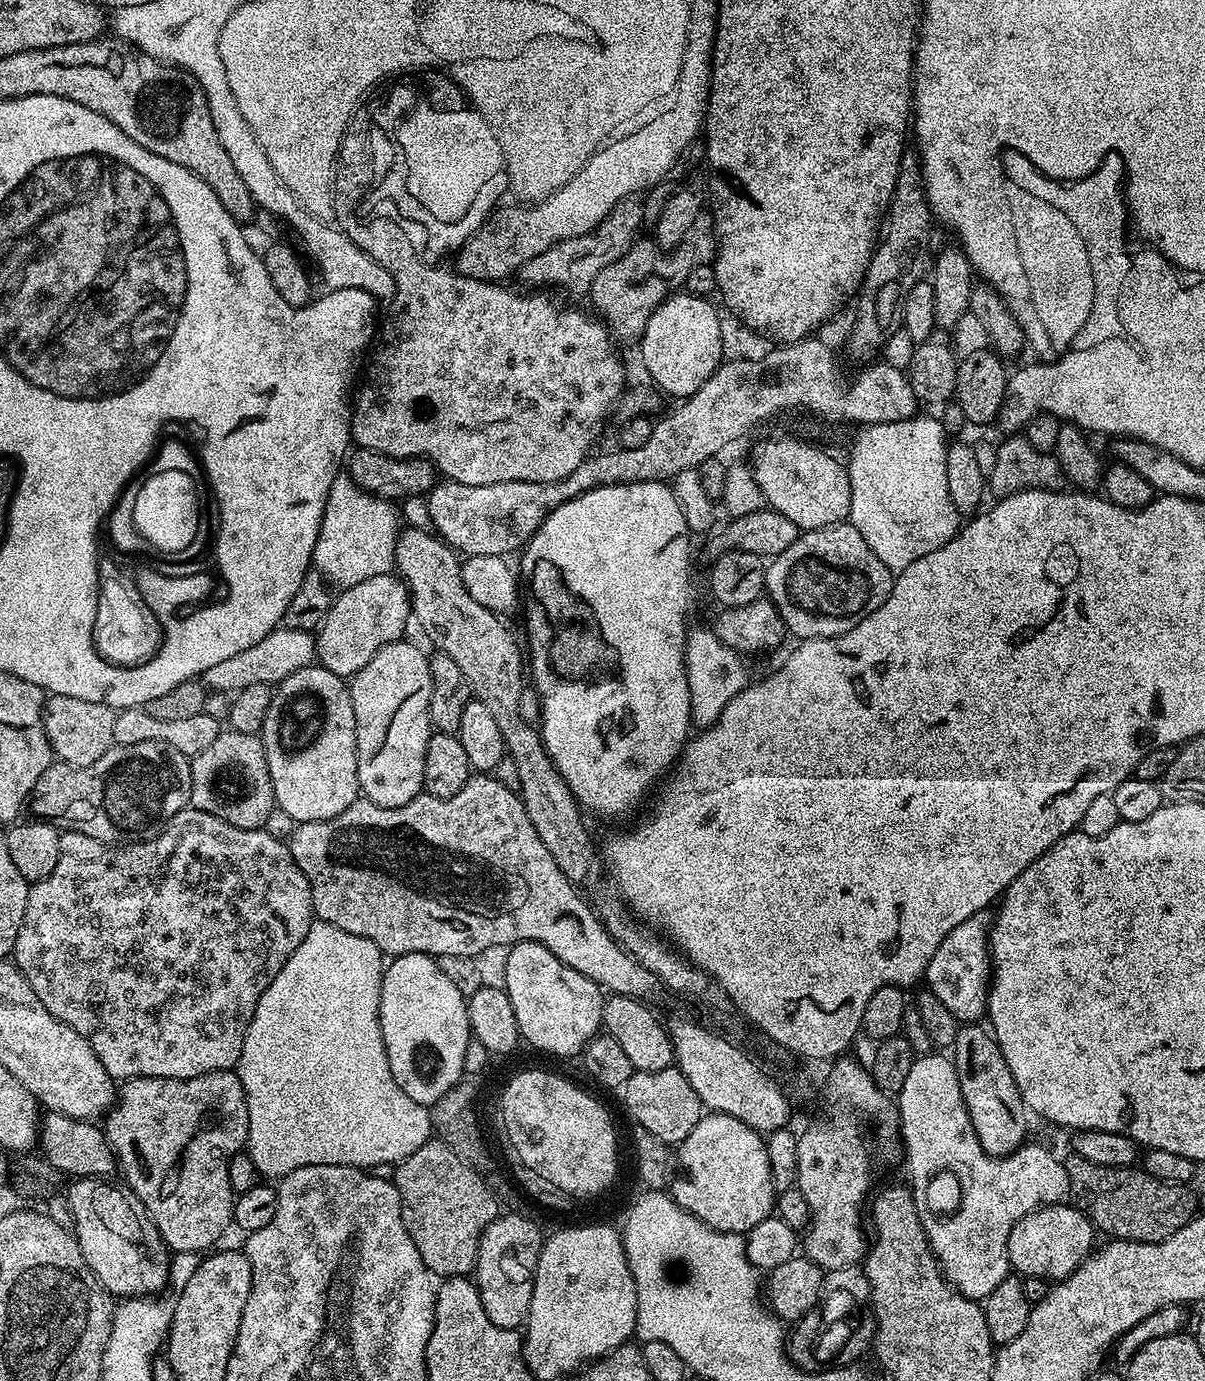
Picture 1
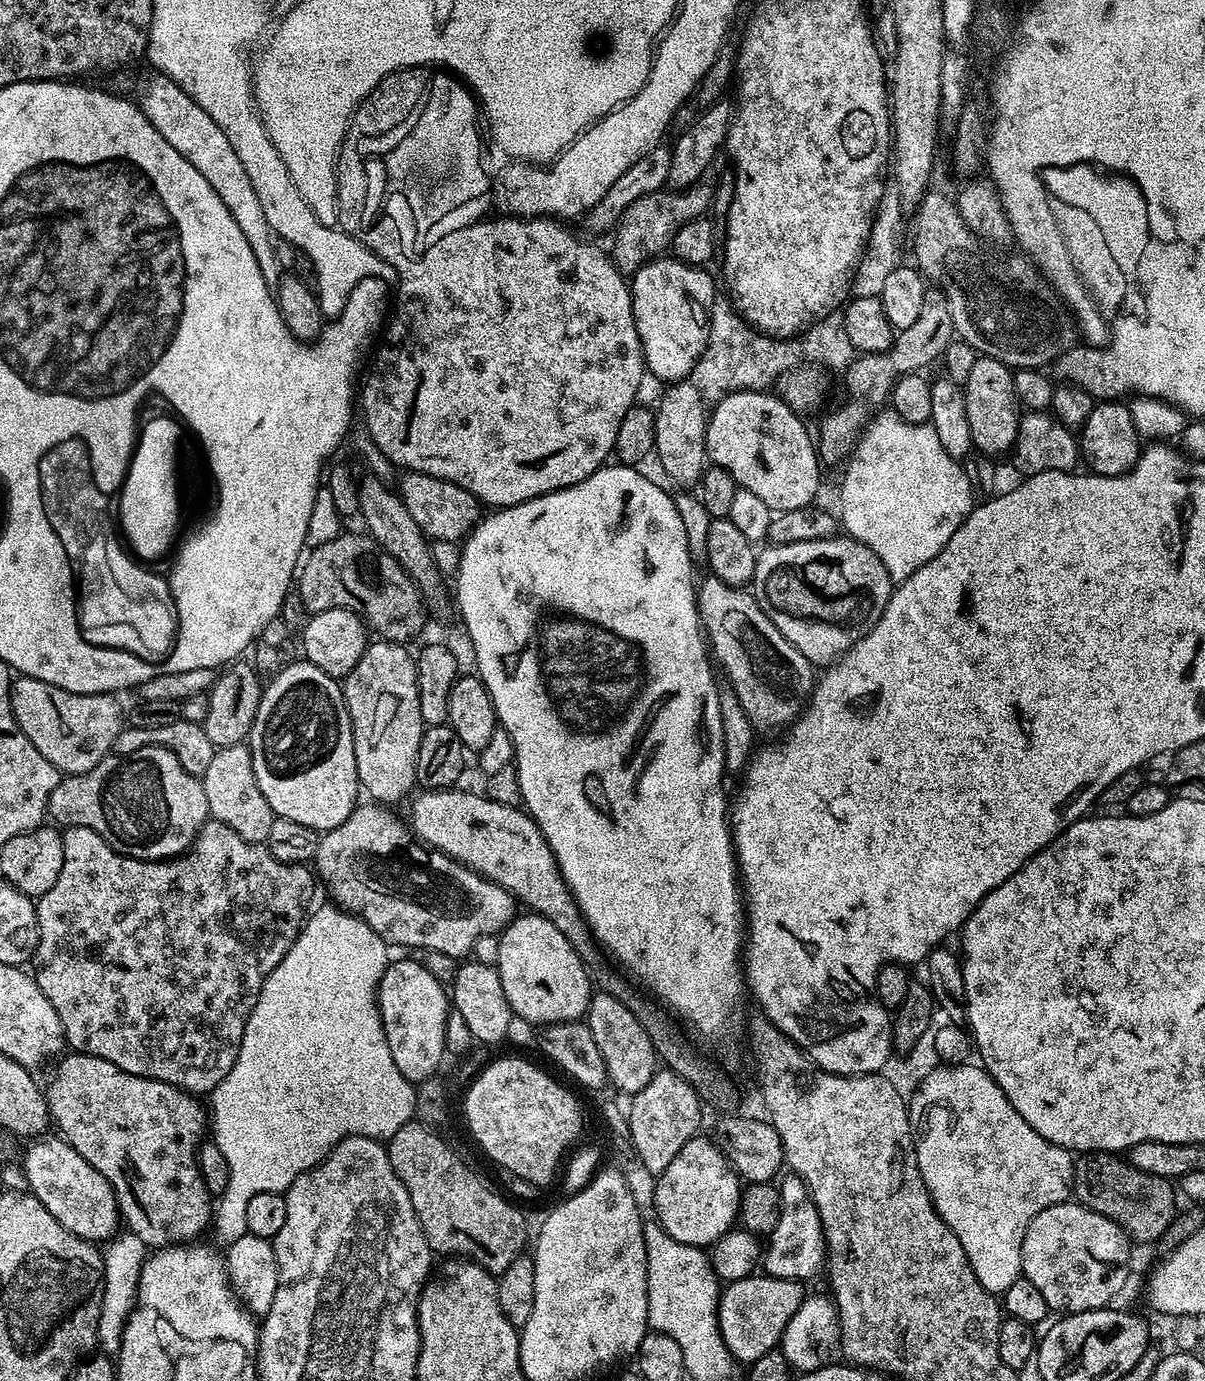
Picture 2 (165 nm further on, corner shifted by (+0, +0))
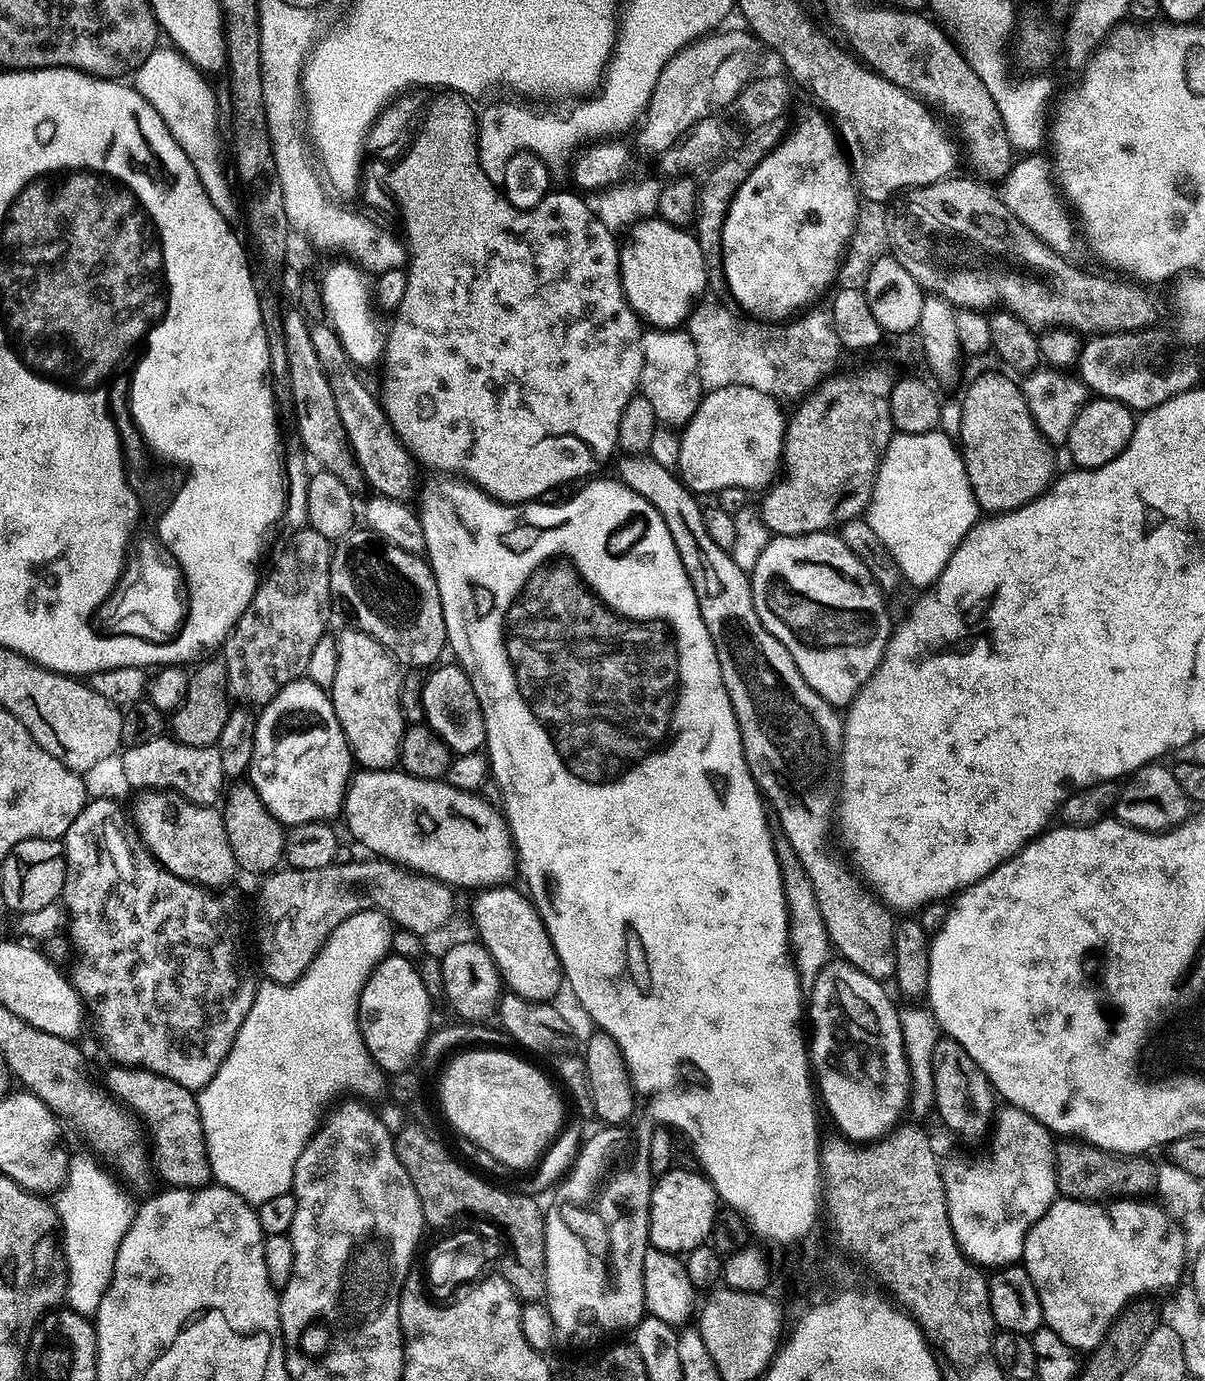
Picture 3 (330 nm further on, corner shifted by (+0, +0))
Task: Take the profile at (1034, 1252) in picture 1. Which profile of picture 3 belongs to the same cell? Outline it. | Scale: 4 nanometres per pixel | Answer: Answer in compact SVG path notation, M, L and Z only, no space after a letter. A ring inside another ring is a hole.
M1057 1198L1026 1234L1022 1267L1030 1274L1034 1290L1038 1290L1043 1327L1054 1330L1062 1342L1081 1353L1091 1353L1093 1348L1100 1345L1108 1333L1108 1327L1127 1304L1145 1294L1156 1294L1152 1292L1159 1288L1172 1290L1180 1284L1178 1282L1186 1259L1183 1231L1175 1228L1176 1224L1163 1207L1155 1208L1152 1204L1144 1203L1148 1202L1136 1198L1119 1200L1111 1205L1111 1216L1103 1203Z

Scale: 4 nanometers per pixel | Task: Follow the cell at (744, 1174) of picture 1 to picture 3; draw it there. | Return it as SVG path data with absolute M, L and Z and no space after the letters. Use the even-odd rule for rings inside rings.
M673 1166L659 1173L652 1185L650 1210L648 1211L648 1243L651 1247L687 1254L711 1237L718 1211L718 1197L707 1176L699 1171L691 1172L688 1166Z

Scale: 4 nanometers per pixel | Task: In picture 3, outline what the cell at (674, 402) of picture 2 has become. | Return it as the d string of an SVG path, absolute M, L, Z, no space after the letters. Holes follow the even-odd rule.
M648 330L642 335L642 374L639 391L654 406L657 421L664 426L683 426L698 410L702 385L698 375L698 354L692 335L686 330Z

